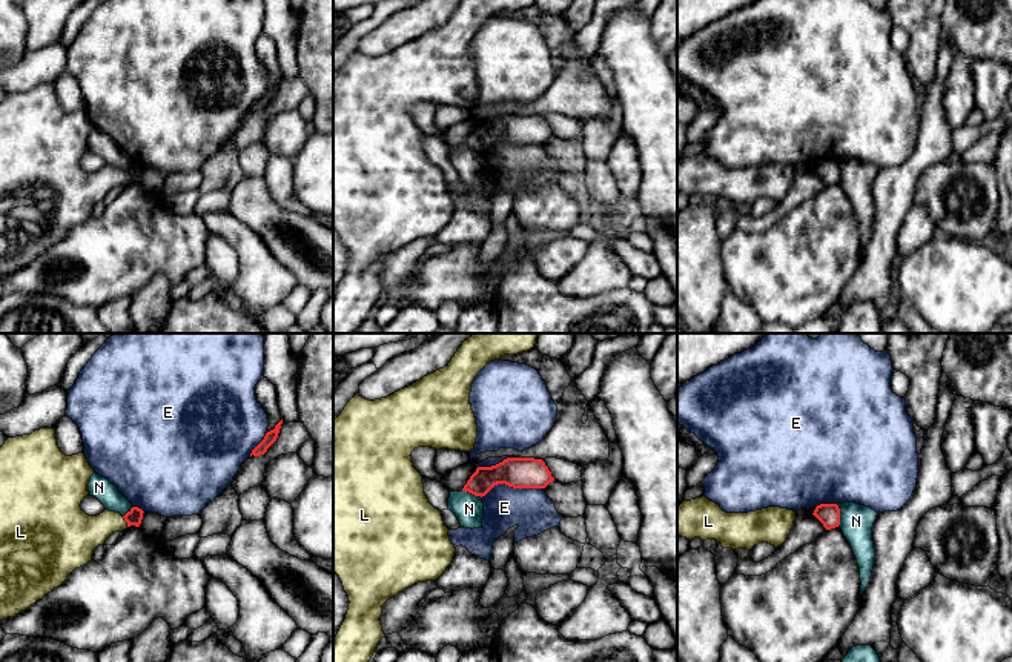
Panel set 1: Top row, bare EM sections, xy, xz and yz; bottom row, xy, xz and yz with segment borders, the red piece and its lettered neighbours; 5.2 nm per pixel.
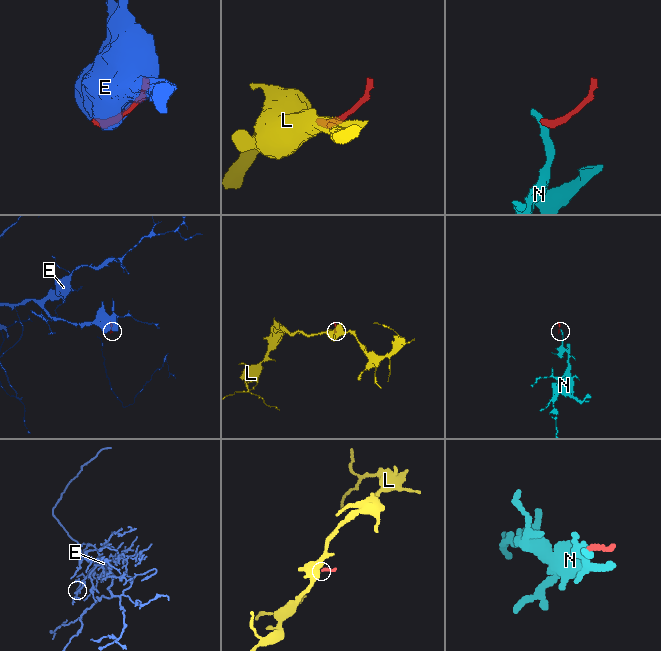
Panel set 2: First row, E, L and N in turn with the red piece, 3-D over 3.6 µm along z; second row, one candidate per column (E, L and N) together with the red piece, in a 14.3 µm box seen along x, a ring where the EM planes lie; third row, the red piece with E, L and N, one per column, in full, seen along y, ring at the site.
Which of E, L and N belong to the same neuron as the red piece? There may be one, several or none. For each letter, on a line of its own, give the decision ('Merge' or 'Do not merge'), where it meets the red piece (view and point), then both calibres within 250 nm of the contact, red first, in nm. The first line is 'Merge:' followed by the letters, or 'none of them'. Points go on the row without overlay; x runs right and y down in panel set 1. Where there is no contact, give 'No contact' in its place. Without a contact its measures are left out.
Merge: L
E: Do not merge. Touches red at xz (512, 142). Thickness 160 nm (red) against 220 nm
L: Merge. Touches red at xy (125, 175). Thickness 80 nm (red) against 220 nm
N: Do not merge. Touches red at yz (839, 172). Thickness 110 nm (red) against 180 nm

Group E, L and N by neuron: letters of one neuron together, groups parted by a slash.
E / L / N

